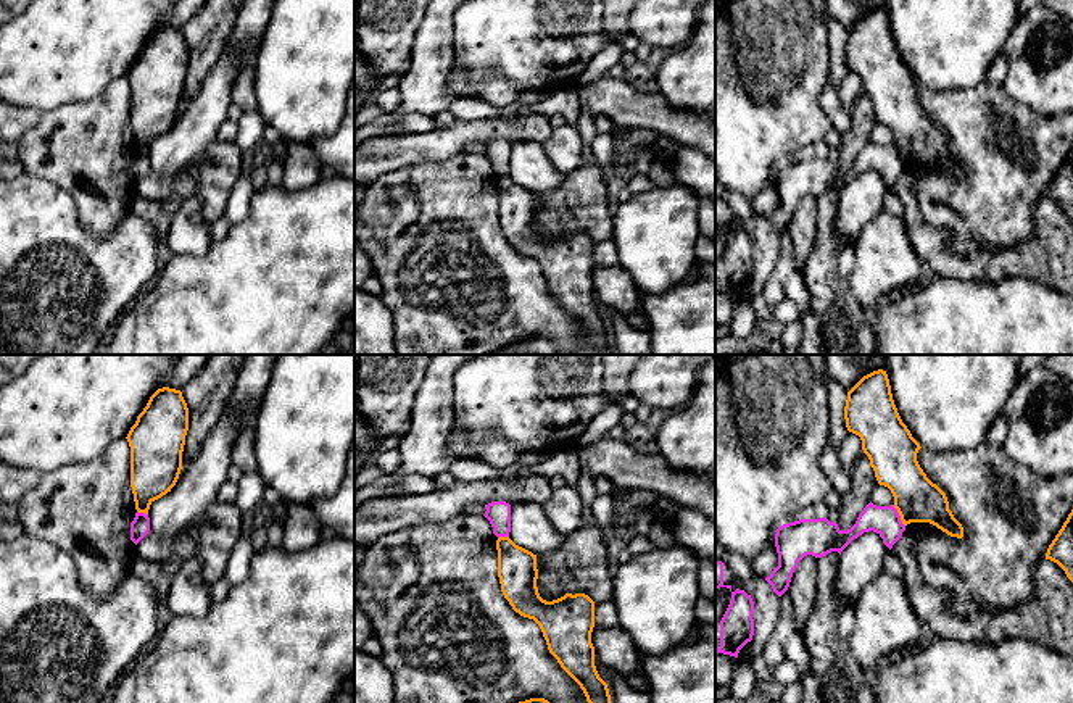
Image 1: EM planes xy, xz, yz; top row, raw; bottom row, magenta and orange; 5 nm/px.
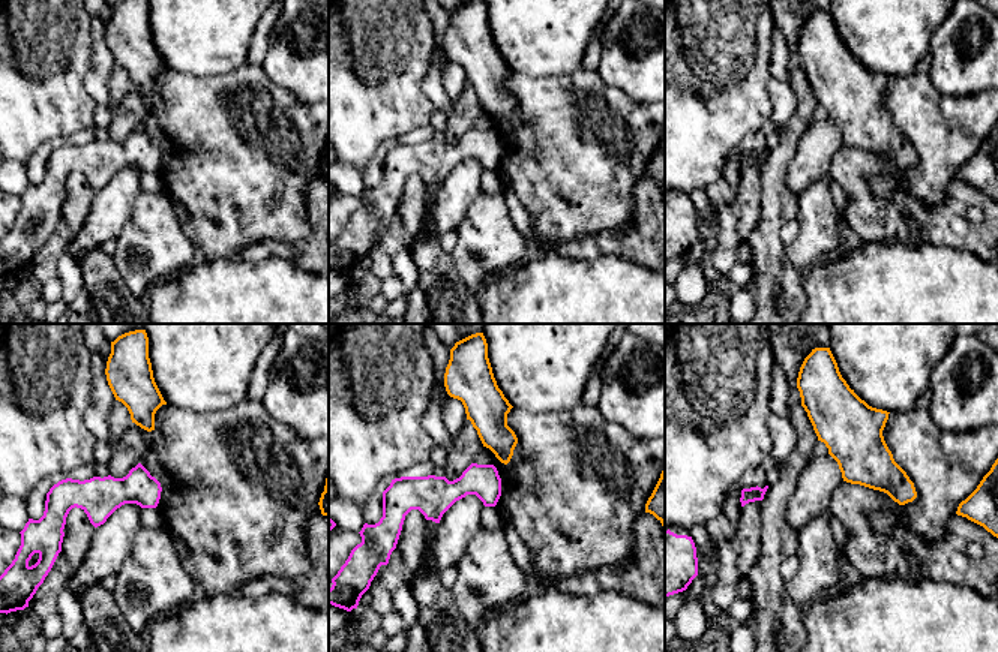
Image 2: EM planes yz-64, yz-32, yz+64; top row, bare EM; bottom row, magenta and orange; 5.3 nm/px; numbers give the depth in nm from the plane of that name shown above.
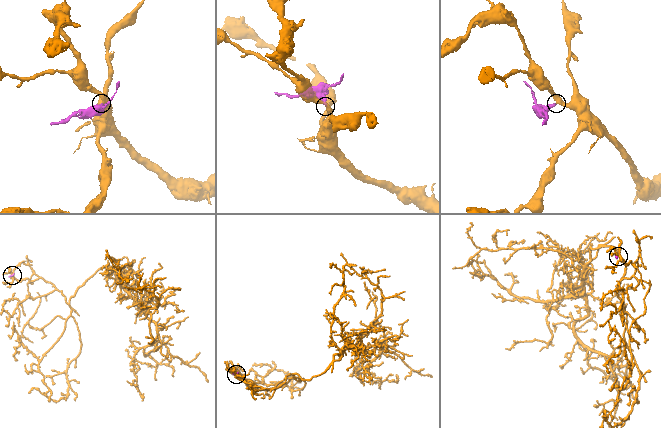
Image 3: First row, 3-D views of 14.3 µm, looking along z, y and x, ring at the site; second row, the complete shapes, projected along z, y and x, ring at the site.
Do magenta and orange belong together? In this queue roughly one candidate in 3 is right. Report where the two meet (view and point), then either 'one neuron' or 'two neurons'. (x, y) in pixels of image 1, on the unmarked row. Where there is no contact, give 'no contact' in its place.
yz (899, 155) | two neurons

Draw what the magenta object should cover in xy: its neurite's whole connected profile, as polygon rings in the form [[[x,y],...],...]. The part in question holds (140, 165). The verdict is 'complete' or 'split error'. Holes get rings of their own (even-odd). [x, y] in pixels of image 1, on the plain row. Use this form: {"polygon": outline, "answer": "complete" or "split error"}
{"polygon": [[[135,152],[130,161],[130,179],[137,184],[150,171],[150,156],[145,152]]], "answer": "complete"}

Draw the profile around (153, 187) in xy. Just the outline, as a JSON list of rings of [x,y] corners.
[[[150,169],[137,184],[134,193],[140,198],[161,202],[171,195],[174,177],[161,177]]]

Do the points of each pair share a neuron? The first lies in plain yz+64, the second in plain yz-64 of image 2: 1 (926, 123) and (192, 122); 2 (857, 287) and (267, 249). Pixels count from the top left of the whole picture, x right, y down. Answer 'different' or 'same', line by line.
1: same
2: different

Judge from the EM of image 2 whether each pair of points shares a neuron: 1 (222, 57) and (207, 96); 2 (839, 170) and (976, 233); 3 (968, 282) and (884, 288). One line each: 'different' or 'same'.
1: different
2: same
3: same

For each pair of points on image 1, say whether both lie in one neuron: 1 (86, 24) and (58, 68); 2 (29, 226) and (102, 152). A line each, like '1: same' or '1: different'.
1: same
2: different

